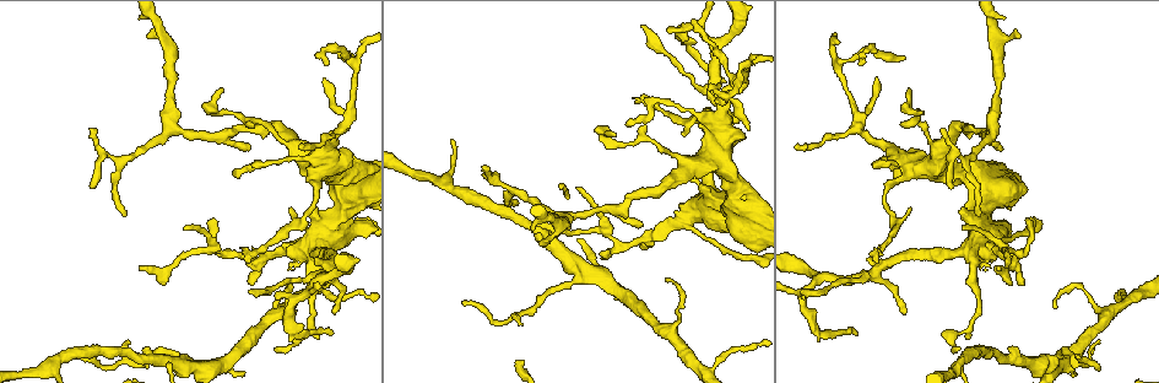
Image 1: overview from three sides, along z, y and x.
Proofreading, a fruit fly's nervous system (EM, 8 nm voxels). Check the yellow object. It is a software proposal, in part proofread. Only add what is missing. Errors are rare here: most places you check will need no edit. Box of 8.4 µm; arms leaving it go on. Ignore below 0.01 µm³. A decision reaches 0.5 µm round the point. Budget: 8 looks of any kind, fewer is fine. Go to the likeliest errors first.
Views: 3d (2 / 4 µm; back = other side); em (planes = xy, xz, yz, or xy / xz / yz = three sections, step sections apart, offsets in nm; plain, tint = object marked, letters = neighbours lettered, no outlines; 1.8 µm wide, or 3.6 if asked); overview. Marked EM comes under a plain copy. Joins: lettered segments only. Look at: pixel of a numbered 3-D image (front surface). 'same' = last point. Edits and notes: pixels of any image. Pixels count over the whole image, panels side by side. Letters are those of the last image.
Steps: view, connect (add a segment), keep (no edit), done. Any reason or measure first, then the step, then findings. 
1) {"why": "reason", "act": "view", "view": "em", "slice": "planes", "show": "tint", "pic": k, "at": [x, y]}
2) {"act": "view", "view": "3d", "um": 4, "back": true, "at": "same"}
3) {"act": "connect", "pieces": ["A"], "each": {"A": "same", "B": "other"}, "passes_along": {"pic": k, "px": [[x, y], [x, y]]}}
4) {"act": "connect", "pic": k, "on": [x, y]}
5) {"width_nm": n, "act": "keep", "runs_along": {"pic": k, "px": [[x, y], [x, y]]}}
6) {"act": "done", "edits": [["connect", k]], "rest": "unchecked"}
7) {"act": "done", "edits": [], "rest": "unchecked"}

{"why": "an open end", "act": "view", "view": "em", "slice": "planes", "show": "letters", "pic": 1, "at": [464, 305]}

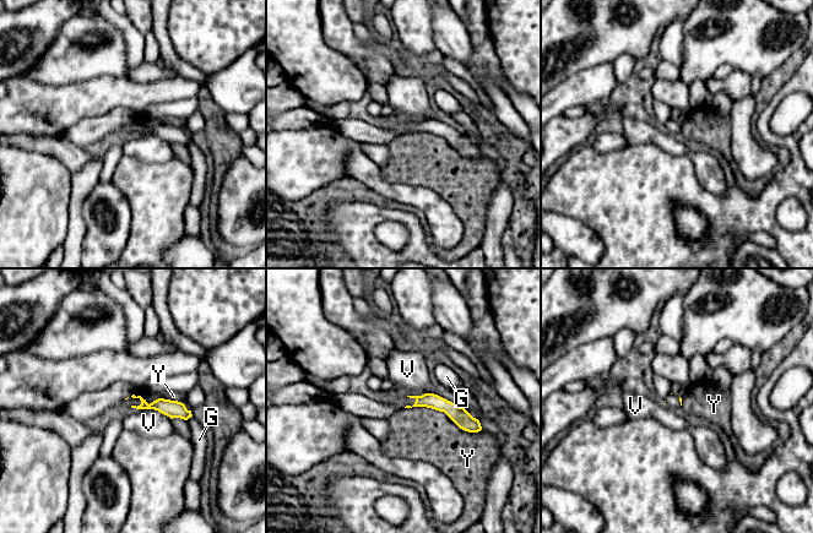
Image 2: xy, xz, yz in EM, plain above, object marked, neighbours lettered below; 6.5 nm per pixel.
{"act": "keep", "each": {"G": "other", "V": "other", "Y": "other"}, "runs_along": {"pic": 2, "px": [[418, 398], [444, 404], [475, 424]]}, "found": "no lettered segment goes on from it"}

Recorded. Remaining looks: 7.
{"why": "three-way junction", "act": "view", "view": "3d", "um": 2, "pic": 1, "at": [316, 273]}

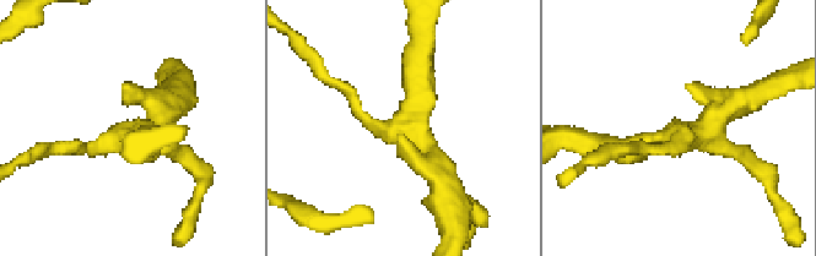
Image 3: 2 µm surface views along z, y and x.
{"act": "view", "view": "em", "slice": "xy", "step": 16, "show": "tint", "pic": 3, "at": [689, 135]}

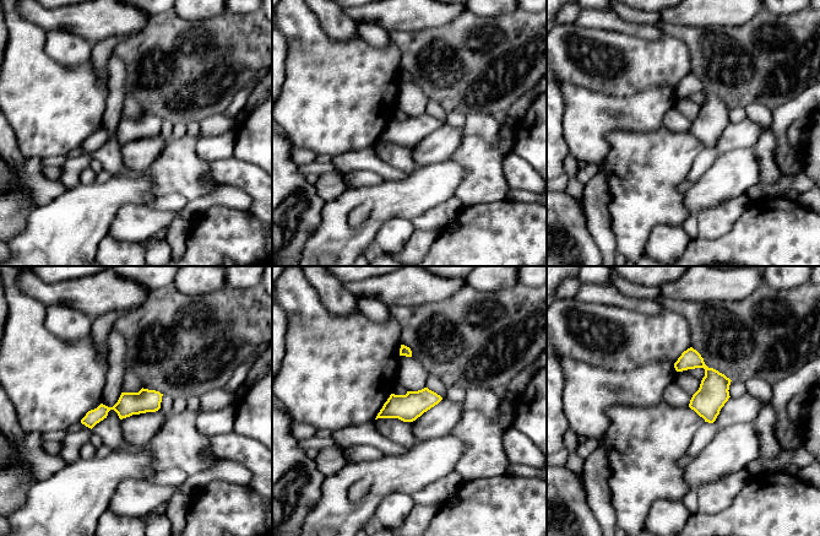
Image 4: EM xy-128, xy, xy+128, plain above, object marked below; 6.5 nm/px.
{"act": "view", "view": "em", "slice": "planes", "show": "letters", "at": "same"}

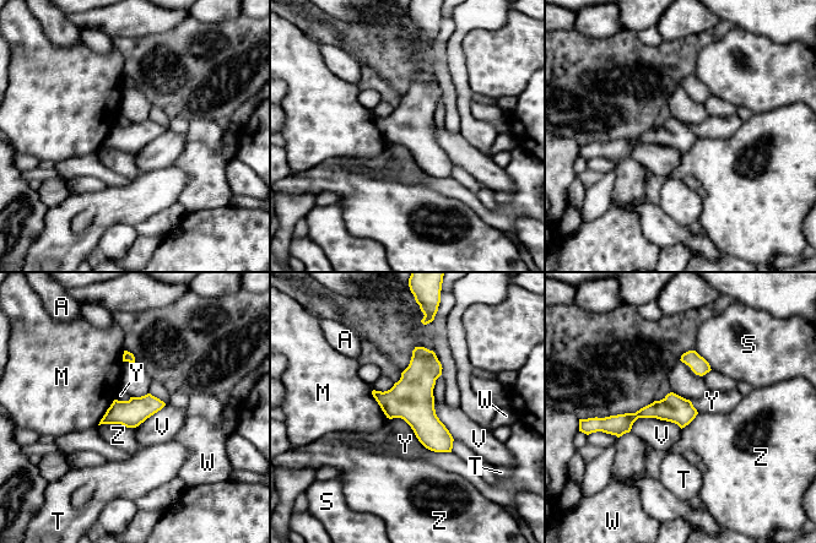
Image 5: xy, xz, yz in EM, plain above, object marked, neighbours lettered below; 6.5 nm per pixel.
{"act": "keep", "each": {"A": "other", "M": "other", "S": "other", "T": "other", "V": "other", "W": "other", "Y": "other", "Z": "other"}, "border": {"pic": 5, "px": [[390, 418], [450, 452]]}, "found": "none of them fits"}

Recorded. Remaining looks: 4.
{"why": "an open end", "act": "view", "view": "3d", "um": 2, "pic": 1, "at": [1053, 304]}

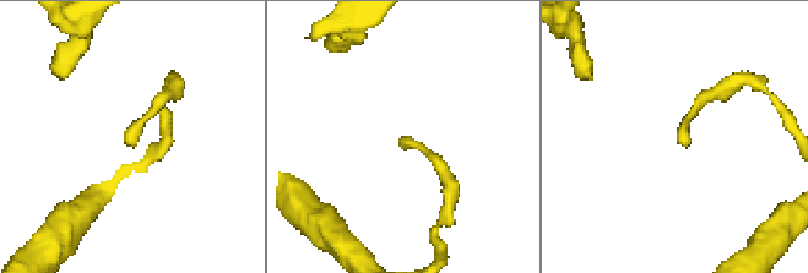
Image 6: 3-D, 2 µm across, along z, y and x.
{"act": "view", "view": "em", "um": 3.6, "slice": "planes", "show": "letters", "pic": 6, "at": [127, 143]}

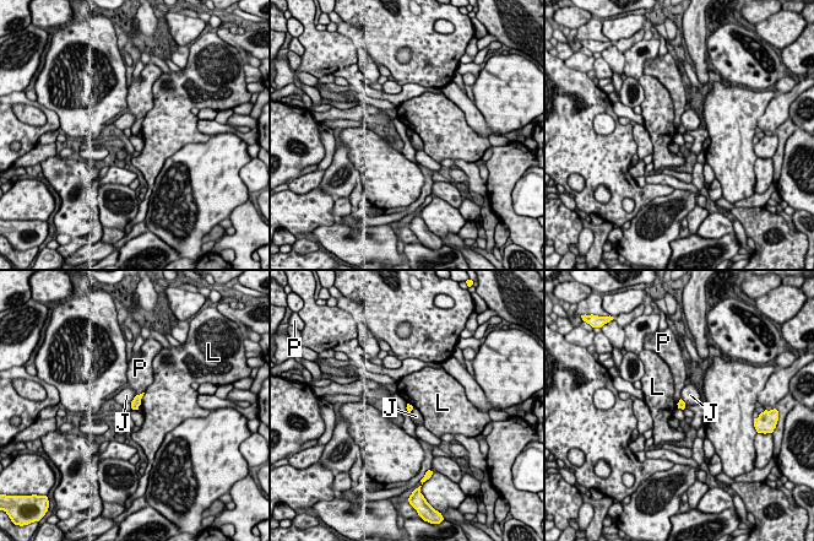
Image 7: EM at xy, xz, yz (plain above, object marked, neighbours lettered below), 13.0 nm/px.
{"act": "keep", "each": {"J": "other", "L": "other", "P": "other"}, "found": "no lettered segment goes on from it"}

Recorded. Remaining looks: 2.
{"act": "done", "edits": [], "rest": "unchecked"}

